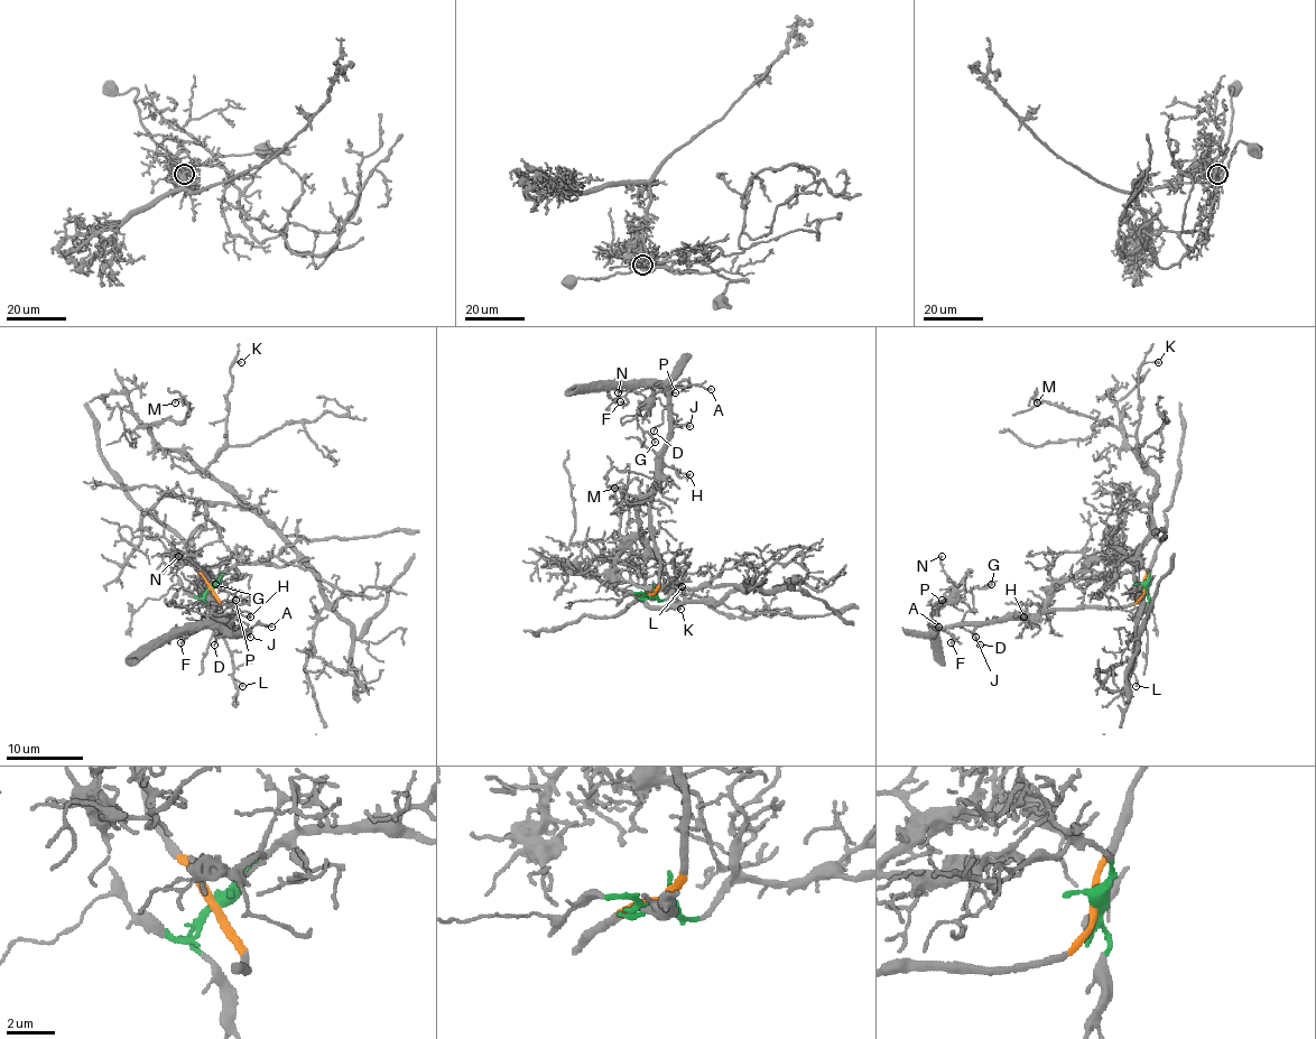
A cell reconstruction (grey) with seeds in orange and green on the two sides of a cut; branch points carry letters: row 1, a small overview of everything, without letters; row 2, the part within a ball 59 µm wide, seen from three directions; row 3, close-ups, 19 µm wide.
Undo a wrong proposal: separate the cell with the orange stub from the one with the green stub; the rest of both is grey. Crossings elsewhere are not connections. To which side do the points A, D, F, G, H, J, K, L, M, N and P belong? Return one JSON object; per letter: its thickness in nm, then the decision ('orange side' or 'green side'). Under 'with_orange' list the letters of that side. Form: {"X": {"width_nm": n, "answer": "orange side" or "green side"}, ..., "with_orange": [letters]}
{"A": {"width_nm": 110, "answer": "orange side"}, "D": {"width_nm": 110, "answer": "orange side"}, "F": {"width_nm": 180, "answer": "orange side"}, "G": {"width_nm": 120, "answer": "orange side"}, "H": {"width_nm": 120, "answer": "orange side"}, "J": {"width_nm": 160, "answer": "orange side"}, "K": {"width_nm": 130, "answer": "green side"}, "L": {"width_nm": 130, "answer": "green side"}, "M": {"width_nm": 110, "answer": "green side"}, "N": {"width_nm": 130, "answer": "orange side"}, "P": {"width_nm": 130, "answer": "orange side"}, "with_orange": ["A", "D", "F", "G", "H", "J", "N", "P"]}

